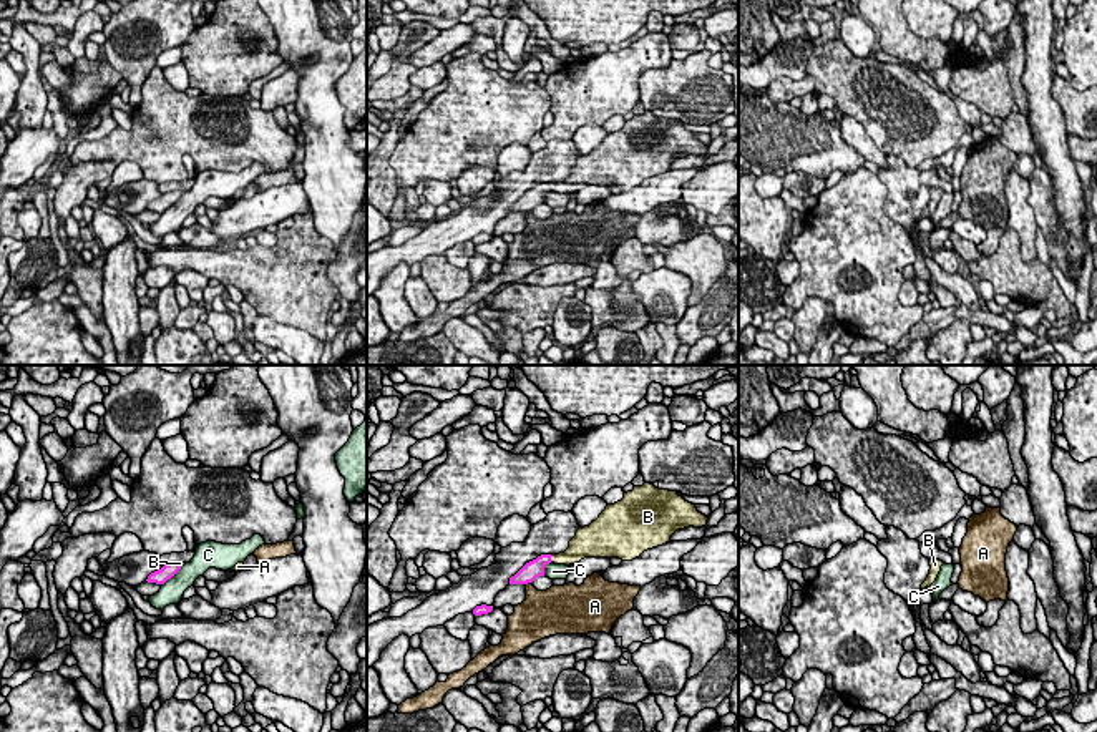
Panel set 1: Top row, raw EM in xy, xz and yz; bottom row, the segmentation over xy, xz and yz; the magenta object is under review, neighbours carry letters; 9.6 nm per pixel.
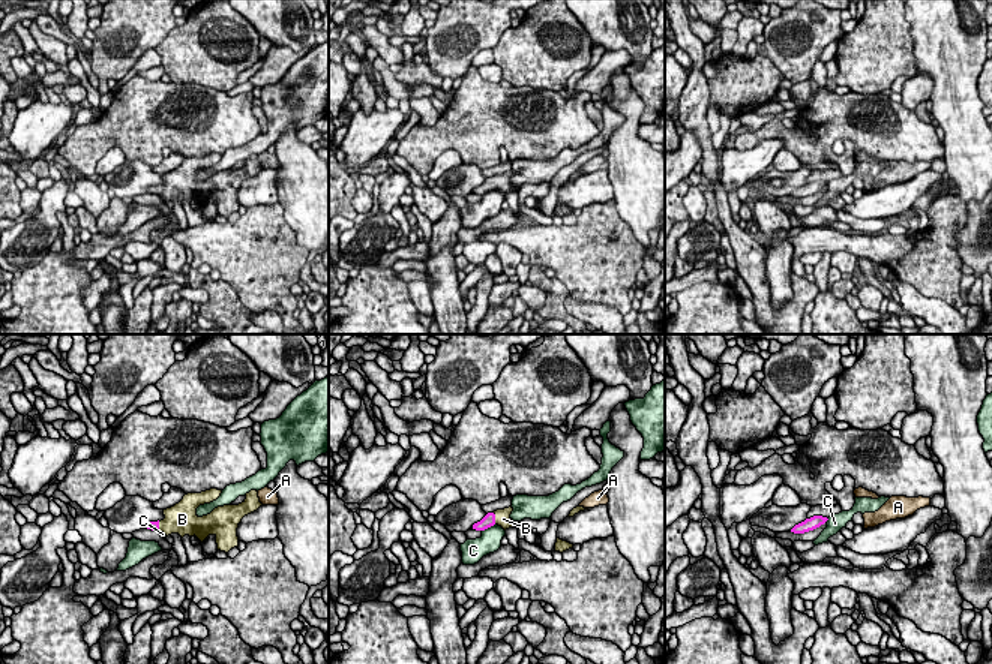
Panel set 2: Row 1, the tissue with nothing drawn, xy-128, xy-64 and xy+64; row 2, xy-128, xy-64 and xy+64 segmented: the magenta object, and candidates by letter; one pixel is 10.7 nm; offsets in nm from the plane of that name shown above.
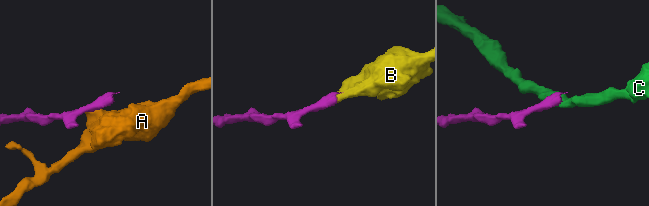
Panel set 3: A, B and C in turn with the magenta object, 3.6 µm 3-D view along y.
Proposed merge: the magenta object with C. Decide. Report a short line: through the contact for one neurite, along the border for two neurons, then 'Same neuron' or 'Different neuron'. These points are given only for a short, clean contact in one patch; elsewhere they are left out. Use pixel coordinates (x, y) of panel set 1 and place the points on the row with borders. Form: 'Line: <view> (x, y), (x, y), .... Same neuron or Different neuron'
Line: xy (181, 566), (161, 585). Different neuron

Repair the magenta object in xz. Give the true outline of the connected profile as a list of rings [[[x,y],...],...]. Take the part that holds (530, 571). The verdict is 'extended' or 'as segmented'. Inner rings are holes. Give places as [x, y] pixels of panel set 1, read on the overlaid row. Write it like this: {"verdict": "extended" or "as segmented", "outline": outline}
{"verdict": "extended", "outline": [[[644,483],[624,493],[621,501],[607,505],[589,526],[579,528],[564,553],[541,554],[526,563],[509,578],[509,584],[533,583],[544,576],[549,563],[569,566],[584,558],[632,561],[644,551],[669,543],[675,531],[689,526],[702,528],[707,520],[677,491]]]}

